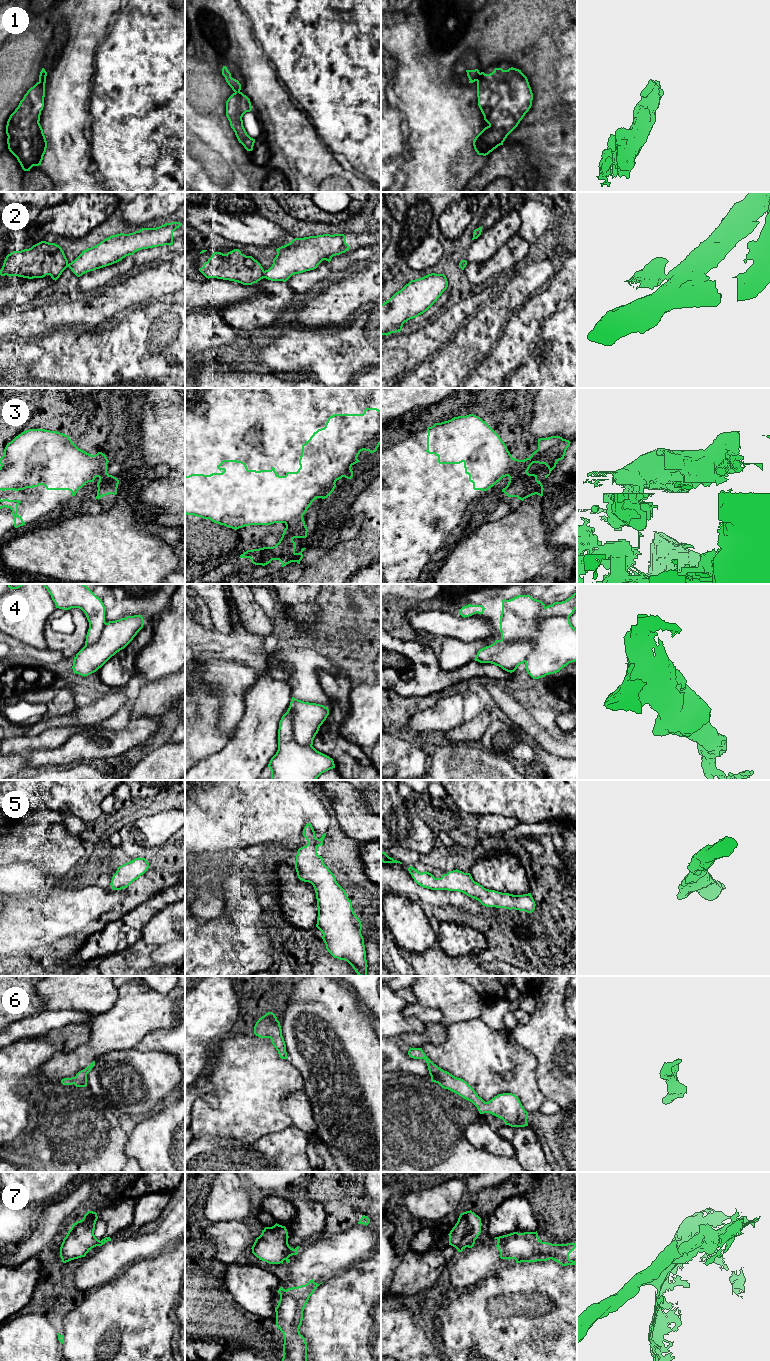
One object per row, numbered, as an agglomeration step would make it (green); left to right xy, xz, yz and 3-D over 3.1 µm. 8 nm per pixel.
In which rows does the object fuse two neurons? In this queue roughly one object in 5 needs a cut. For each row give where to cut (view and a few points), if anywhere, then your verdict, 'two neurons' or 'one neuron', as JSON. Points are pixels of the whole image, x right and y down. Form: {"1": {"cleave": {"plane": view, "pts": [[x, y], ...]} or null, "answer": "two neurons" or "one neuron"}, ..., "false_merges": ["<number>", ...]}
{"1": {"cleave": {"plane": "yz", "pts": [[480, 73], [476, 80]]}, "answer": "two neurons"}, "2": {"cleave": {"plane": "xz", "pts": [[263, 271], [264, 277]]}, "answer": "two neurons"}, "3": {"cleave": {"plane": "yz", "pts": [[513, 458], [508, 476]]}, "answer": "two neurons"}, "4": {"cleave": {"plane": "yz", "pts": [[501, 638], [507, 641], [530, 641], [534, 646]]}, "answer": "two neurons"}, "5": {"cleave": null, "answer": "one neuron"}, "6": {"cleave": null, "answer": "one neuron"}, "7": {"cleave": {"plane": "xy", "pts": [[100, 1241], [96, 1245]]}, "answer": "two neurons"}, "false_merges": ["1", "2", "3", "4", "7"]}

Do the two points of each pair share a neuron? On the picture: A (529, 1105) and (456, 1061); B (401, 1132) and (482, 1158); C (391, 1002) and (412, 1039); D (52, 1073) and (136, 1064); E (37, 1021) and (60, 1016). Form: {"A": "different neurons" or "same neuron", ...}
{"A": "same neuron", "B": "same neuron", "C": "different neurons", "D": "different neurons", "E": "same neuron"}

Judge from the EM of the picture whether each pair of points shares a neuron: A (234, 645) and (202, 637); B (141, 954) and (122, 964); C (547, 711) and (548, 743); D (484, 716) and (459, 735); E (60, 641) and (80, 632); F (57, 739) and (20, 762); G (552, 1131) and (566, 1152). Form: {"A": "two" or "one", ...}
{"A": "one", "B": "one", "C": "two", "D": "one", "E": "one", "F": "two", "G": "one"}

